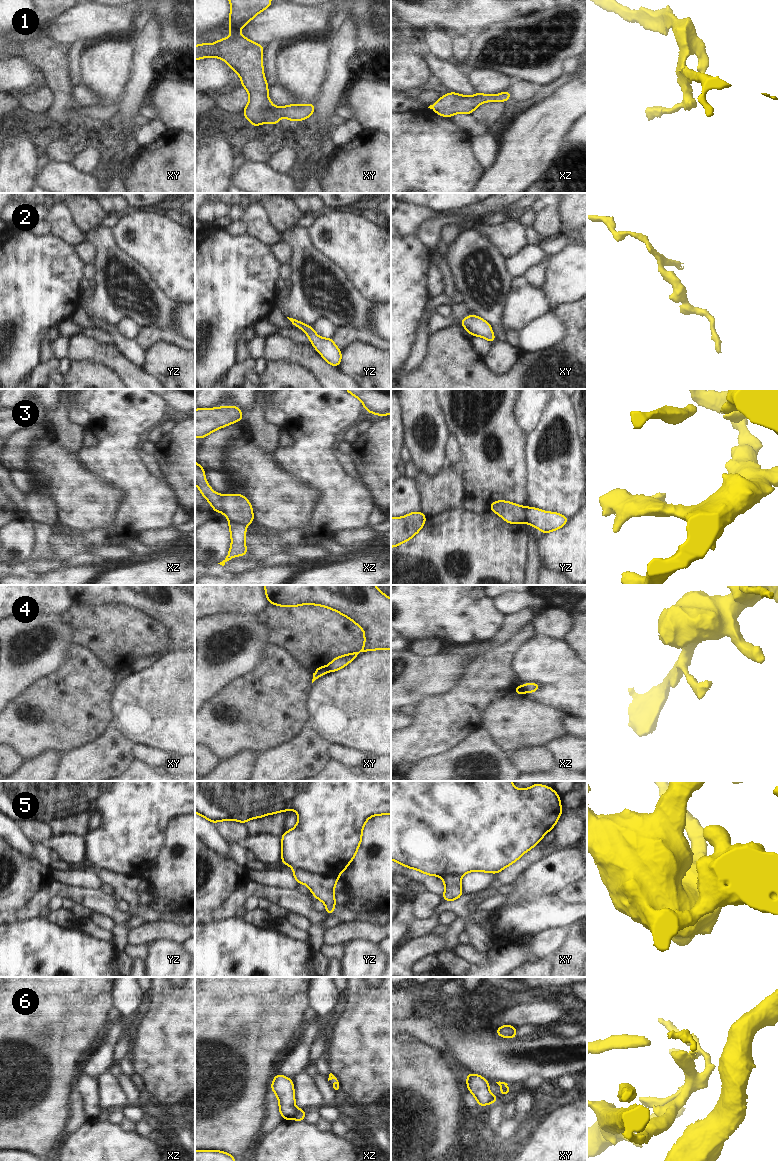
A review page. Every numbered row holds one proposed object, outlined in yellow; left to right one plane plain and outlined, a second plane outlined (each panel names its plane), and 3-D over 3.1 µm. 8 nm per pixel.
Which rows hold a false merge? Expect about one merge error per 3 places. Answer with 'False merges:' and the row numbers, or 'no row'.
False merges: 3, 4, 5, 6

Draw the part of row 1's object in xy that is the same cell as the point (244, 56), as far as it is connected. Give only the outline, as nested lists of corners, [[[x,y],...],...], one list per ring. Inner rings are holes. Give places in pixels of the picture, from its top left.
[[[229,0],[231,11],[229,15],[229,29],[231,35],[225,39],[219,39],[215,44],[198,44],[195,46],[195,60],[216,57],[227,62],[227,64],[240,76],[242,86],[249,93],[249,102],[242,111],[245,118],[254,126],[261,123],[272,123],[277,125],[280,118],[286,117],[291,122],[305,120],[315,112],[314,103],[291,104],[289,106],[275,107],[269,97],[265,75],[263,73],[262,53],[265,45],[259,45],[246,37],[240,35],[240,29],[250,22],[258,13],[272,5],[271,0]]]

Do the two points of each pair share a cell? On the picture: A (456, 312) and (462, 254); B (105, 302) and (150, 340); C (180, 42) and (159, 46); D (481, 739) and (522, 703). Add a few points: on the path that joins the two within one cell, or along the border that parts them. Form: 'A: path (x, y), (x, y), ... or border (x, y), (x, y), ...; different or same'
A: border (457, 300), (469, 310); different
B: border (141, 327), (163, 326), (165, 328); different
C: path (175, 42), (164, 45); same
D: border (479, 728), (491, 737), (491, 741), (502, 752); different

